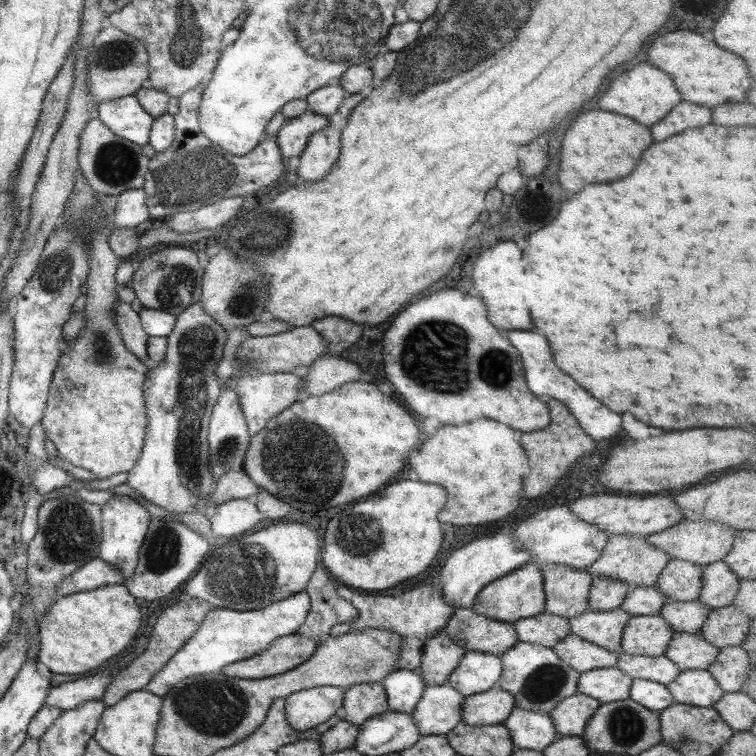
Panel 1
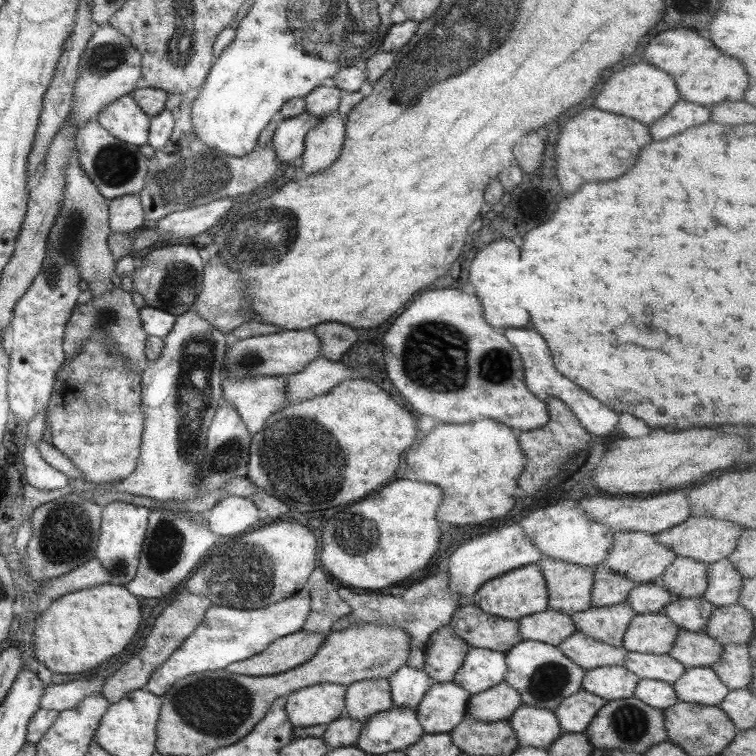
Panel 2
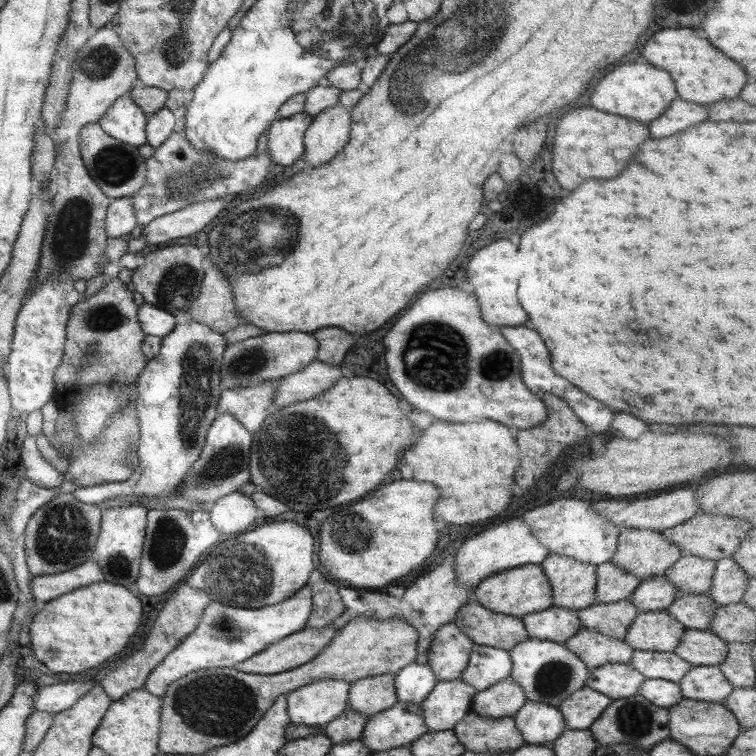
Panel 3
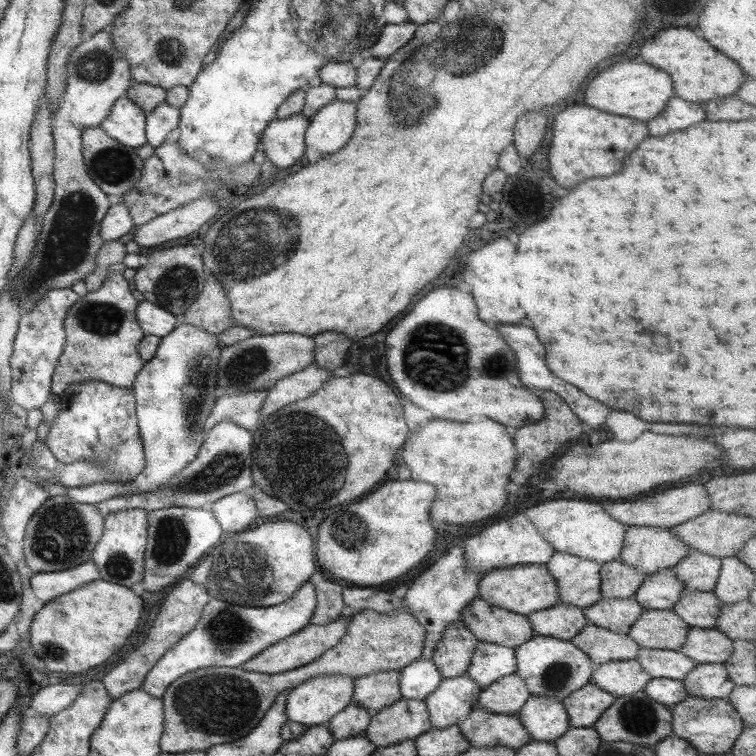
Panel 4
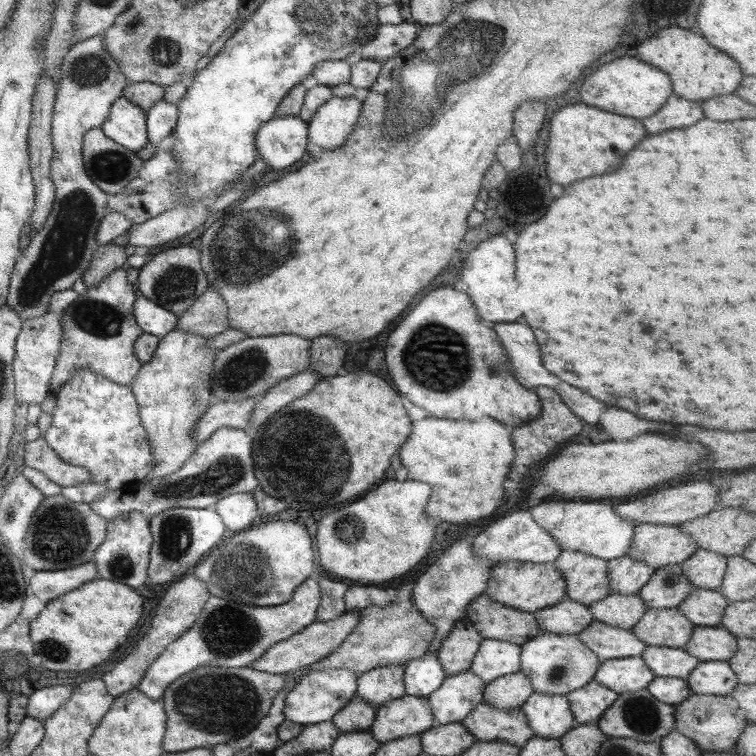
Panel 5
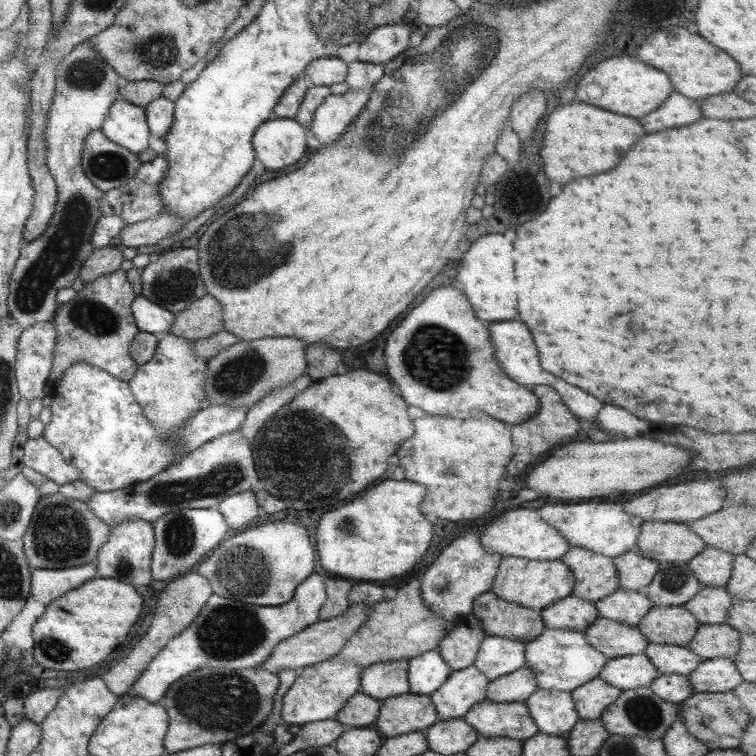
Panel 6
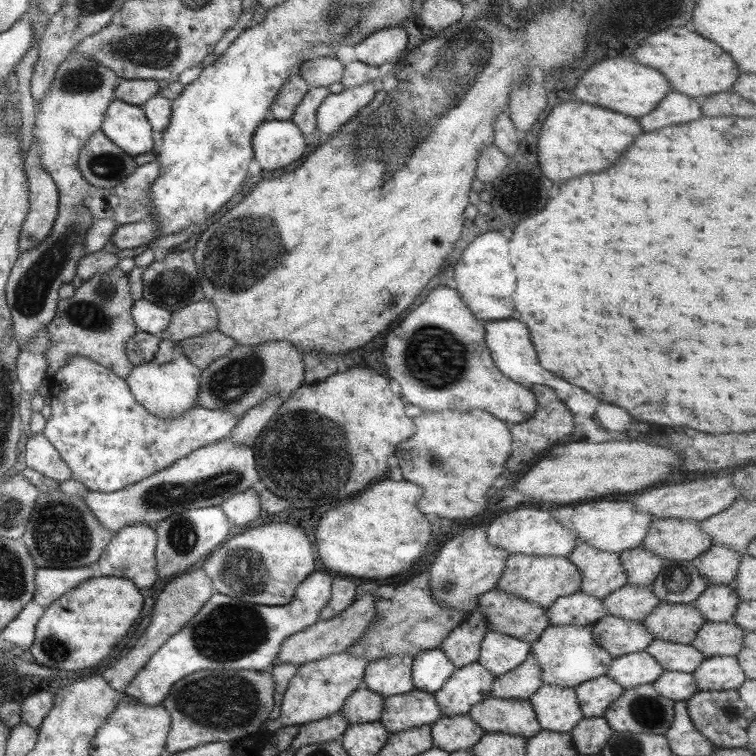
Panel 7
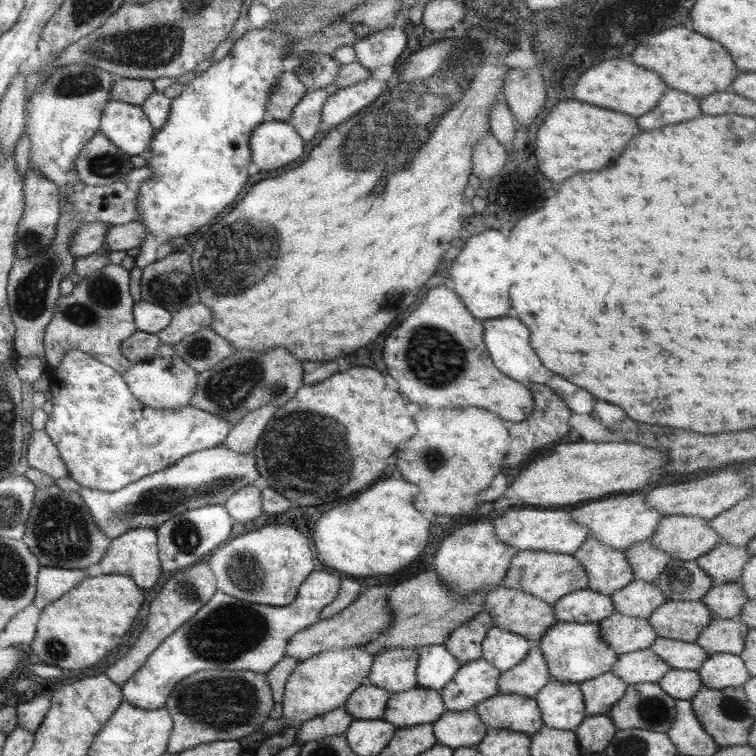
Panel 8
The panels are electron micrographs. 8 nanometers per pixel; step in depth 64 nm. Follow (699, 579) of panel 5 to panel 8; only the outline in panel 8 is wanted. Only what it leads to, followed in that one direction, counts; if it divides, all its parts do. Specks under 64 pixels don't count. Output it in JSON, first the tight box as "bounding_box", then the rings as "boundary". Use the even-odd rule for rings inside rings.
{"bounding_box":[693,540,750,586],"boundary":[[[719,540],[709,552],[693,561],[712,580],[713,586],[716,586],[736,582],[742,566],[750,556],[746,548],[731,546]]]}

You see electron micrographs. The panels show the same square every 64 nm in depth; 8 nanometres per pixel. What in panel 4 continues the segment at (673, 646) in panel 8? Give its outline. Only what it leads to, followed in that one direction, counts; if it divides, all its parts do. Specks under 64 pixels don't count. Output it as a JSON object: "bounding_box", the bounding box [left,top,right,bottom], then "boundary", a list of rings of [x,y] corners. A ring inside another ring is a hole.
{"bounding_box":[634,647,695,681],"boundary":[[[639,647],[634,658],[649,678],[669,678],[682,681],[693,670],[695,662],[679,651],[643,649]]]}

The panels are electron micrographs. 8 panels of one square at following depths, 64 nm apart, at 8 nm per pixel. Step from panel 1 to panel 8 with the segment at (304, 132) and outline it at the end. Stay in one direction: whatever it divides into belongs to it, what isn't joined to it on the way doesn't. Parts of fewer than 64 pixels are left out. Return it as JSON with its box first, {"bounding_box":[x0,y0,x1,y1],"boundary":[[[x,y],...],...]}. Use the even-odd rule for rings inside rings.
{"bounding_box":[251,121,304,170],"boundary":[[[263,121],[251,133],[251,160],[261,170],[281,168],[303,154],[304,140],[286,121]]]}

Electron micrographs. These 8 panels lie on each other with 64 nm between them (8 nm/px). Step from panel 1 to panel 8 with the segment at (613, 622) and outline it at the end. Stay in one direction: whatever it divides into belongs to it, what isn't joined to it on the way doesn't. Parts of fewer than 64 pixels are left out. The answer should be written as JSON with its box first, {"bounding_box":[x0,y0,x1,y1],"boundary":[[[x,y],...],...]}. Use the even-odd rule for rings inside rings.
{"bounding_box":[609,580,666,619],"boundary":[[[633,580],[609,596],[614,612],[638,619],[647,619],[654,608],[666,601],[655,582]]]}

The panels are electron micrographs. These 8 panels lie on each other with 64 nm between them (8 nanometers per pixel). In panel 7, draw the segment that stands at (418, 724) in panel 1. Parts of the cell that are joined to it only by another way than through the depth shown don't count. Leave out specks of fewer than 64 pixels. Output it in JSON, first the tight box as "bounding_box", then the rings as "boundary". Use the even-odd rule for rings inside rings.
{"bounding_box":[432,661,495,716],"boundary":[[[477,661],[455,669],[441,688],[432,693],[442,716],[468,713],[474,704],[490,696],[490,686],[494,678],[495,676],[491,676]]]}

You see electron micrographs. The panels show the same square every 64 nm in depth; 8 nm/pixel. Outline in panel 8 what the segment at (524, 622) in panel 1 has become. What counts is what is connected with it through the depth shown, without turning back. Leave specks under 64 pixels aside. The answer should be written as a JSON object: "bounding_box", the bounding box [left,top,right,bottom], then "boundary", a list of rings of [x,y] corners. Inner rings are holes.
{"bounding_box":[552,588,614,622],"boundary":[[[587,588],[565,594],[552,604],[556,622],[600,622],[614,612],[608,596]]]}

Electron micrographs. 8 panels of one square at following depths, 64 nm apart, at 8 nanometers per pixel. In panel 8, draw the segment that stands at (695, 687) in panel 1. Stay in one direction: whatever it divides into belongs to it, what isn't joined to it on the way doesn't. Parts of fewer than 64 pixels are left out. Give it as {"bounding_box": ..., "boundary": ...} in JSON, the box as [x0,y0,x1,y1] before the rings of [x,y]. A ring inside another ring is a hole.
{"bounding_box":[696,655,750,688],"boundary":[[[709,655],[696,670],[703,688],[737,688],[750,677],[740,655]]]}

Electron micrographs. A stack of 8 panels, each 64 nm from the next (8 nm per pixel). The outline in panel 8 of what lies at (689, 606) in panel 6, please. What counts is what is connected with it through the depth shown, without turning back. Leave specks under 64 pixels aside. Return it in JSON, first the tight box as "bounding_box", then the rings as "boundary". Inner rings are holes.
{"bounding_box":[700,582,747,620],"boundary":[[[729,582],[711,588],[700,598],[713,619],[729,620],[741,612],[747,600],[737,582]]]}

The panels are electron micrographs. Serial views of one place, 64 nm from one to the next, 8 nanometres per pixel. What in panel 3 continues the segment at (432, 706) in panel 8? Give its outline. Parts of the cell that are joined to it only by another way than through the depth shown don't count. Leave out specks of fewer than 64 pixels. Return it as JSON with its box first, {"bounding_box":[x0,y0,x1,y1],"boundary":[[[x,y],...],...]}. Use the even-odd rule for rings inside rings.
{"bounding_box":[360,702,427,752],"boundary":[[[396,702],[387,710],[372,714],[368,718],[361,731],[360,741],[370,752],[385,752],[392,748],[409,745],[427,732],[420,705],[410,702]]]}

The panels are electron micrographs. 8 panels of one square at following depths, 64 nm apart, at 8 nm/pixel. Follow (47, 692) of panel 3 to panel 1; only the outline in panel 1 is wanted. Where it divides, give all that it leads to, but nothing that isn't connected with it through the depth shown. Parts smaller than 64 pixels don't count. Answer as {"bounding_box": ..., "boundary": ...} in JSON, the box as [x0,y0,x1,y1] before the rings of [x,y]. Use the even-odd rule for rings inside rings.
{"bounding_box":[44,668,118,710],"boundary":[[[118,668],[93,673],[83,680],[65,682],[50,687],[45,697],[44,705],[54,706],[63,710],[71,710],[86,700],[102,700],[105,689],[110,685],[112,678],[118,673]]]}

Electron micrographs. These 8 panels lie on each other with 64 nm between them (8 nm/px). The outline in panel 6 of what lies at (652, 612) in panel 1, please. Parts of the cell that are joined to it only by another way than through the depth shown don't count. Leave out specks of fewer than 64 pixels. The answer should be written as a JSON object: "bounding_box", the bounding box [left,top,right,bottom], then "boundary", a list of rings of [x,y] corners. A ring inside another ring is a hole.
{"bounding_box":[644,562,700,606],"boundary":[[[661,562],[644,595],[653,606],[682,606],[699,589],[700,584],[685,562]]]}

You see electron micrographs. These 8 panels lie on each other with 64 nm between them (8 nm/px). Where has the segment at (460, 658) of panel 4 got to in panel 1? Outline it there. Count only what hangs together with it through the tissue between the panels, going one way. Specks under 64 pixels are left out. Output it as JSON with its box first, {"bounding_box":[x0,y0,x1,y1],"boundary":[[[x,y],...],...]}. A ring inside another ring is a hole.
{"bounding_box":[416,629,465,686],"boundary":[[[440,629],[426,639],[416,672],[423,684],[441,686],[464,654],[465,650],[455,645],[444,629]]]}

